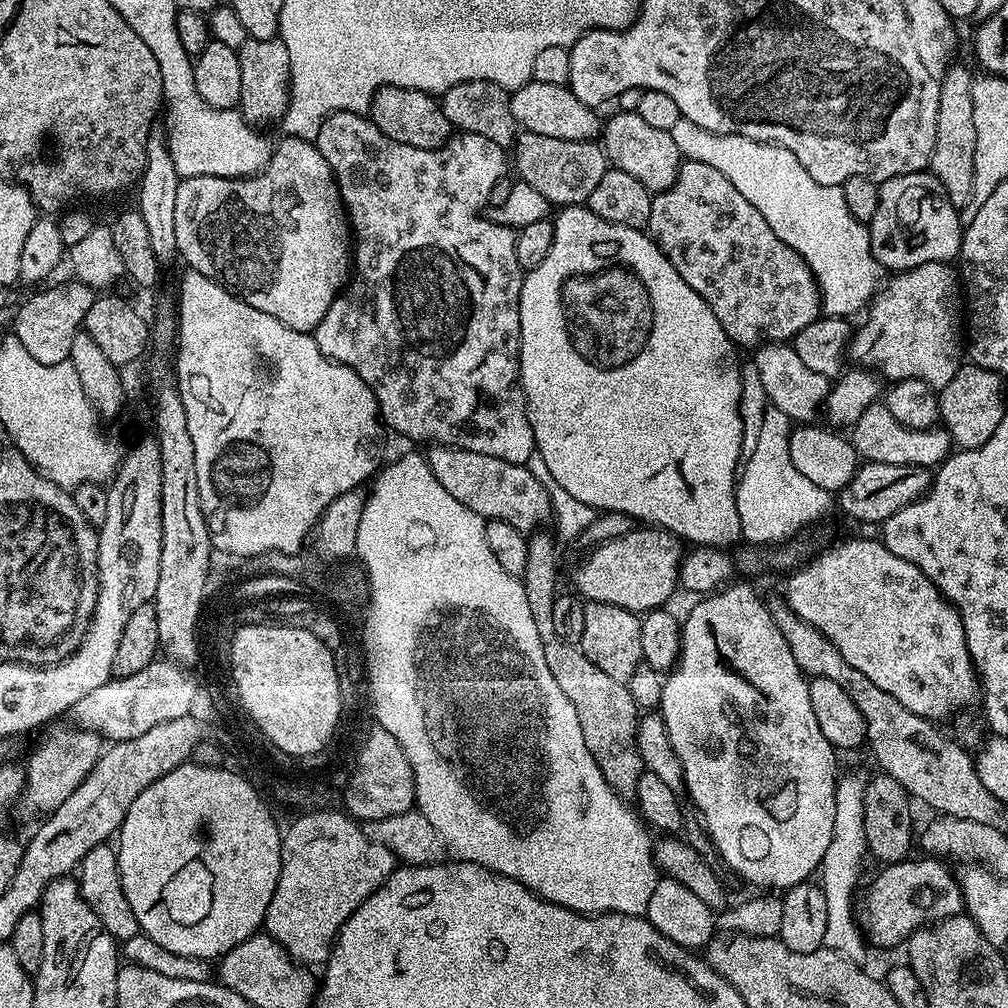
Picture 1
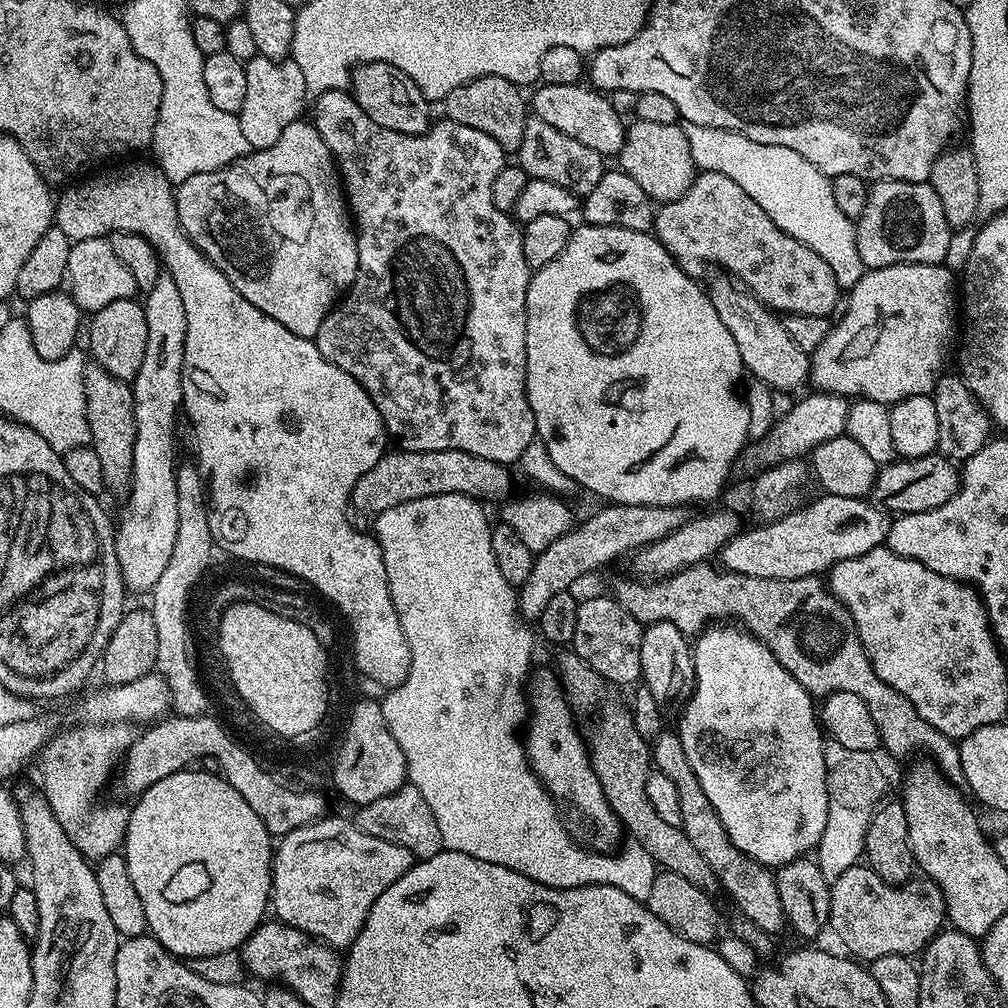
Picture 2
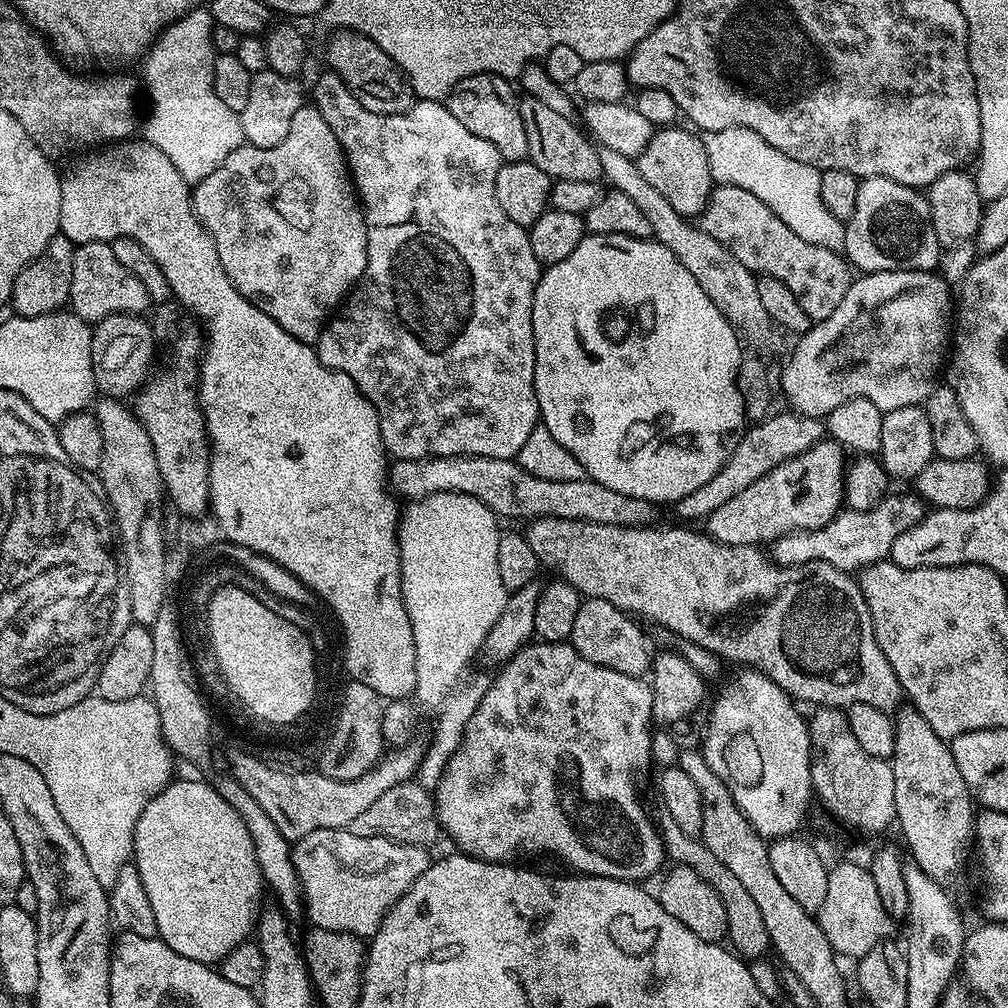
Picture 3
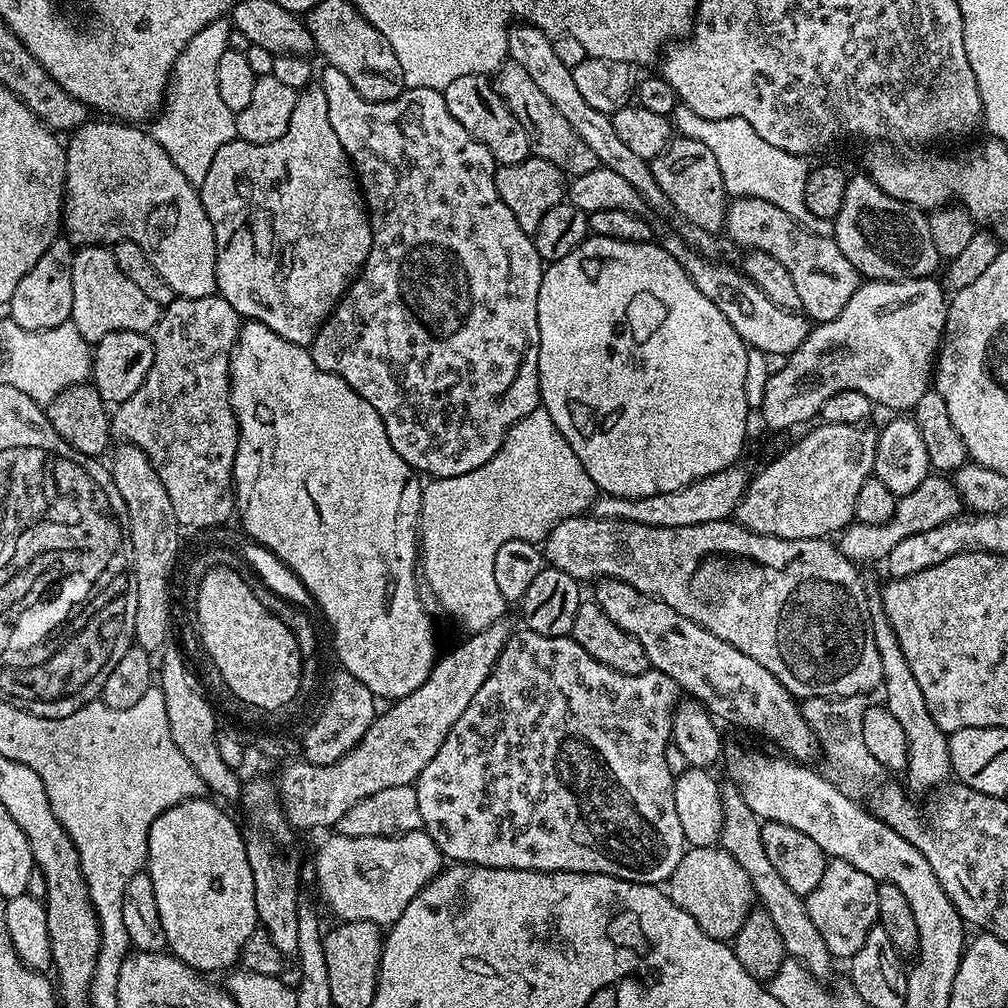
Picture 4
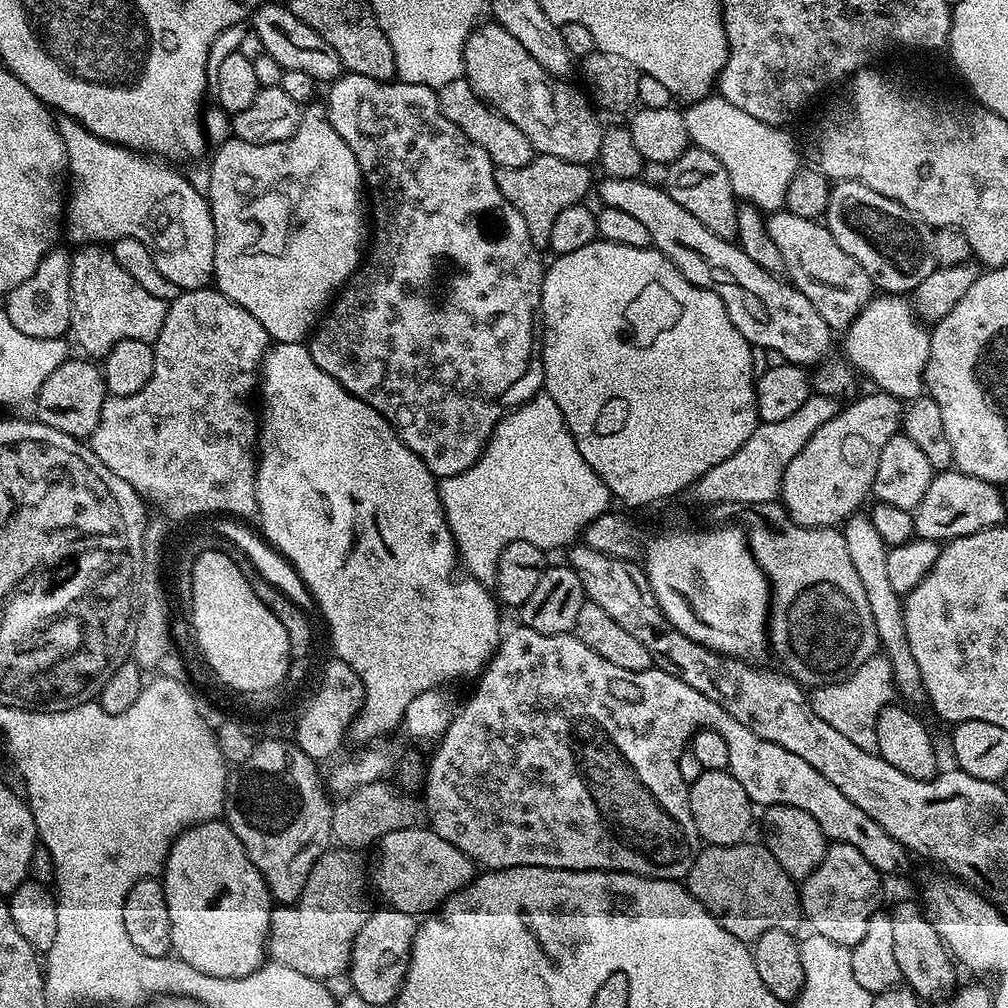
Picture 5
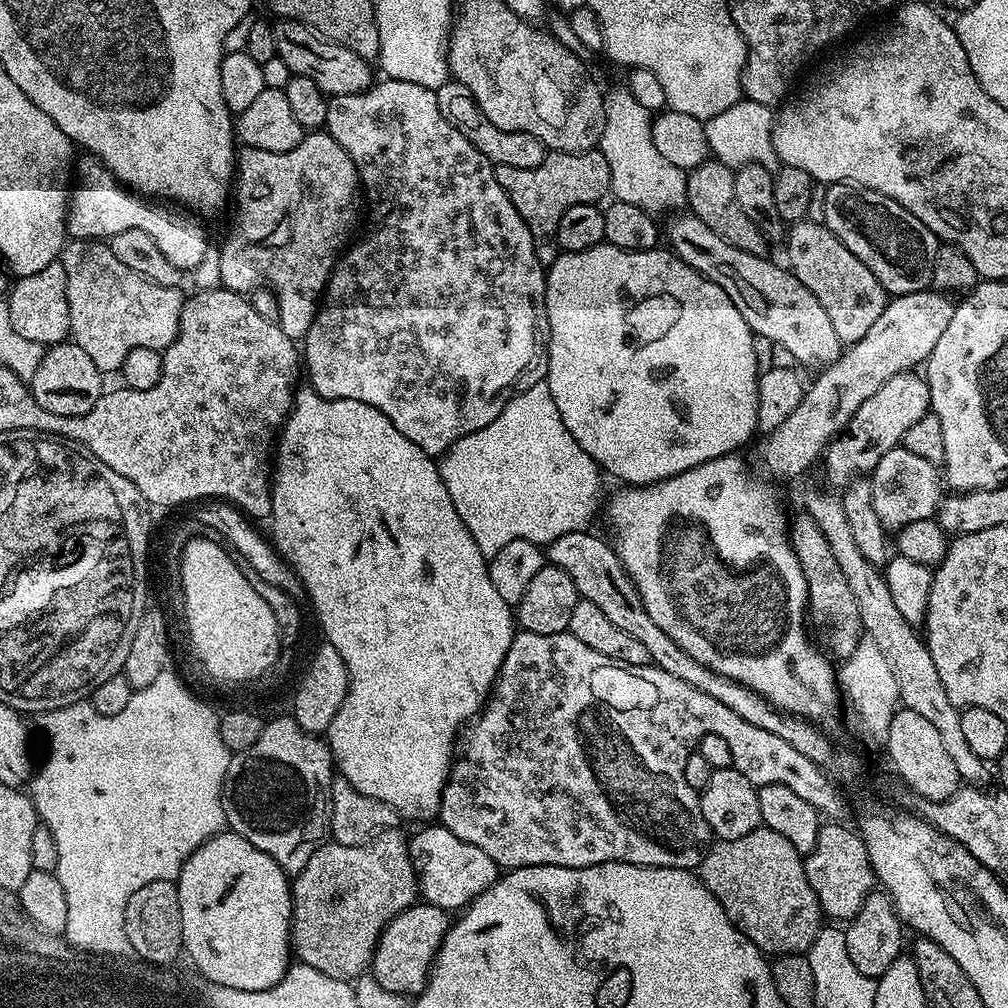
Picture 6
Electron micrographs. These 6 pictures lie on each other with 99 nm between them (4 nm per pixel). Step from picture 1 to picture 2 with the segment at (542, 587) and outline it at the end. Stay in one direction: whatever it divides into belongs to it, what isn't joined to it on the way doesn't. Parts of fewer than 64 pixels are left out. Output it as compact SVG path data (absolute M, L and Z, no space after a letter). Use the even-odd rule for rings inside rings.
M564 650L554 663L558 673L560 687L564 690L564 696L568 699L568 705L573 713L585 712L593 716L592 729L586 732L586 743L592 757L592 769L598 774L602 790L608 799L608 805L614 810L614 814L620 819L621 825L633 836L635 843L657 866L665 872L682 874L686 882L694 882L694 886L703 888L705 892L712 894L717 891L718 883L714 870L710 868L710 862L698 854L694 842L686 838L684 829L680 826L670 826L670 822L654 810L653 803L647 797L646 778L654 771L652 762L652 749L649 741L638 734L634 726L634 718L629 705L616 700L613 689L608 681L603 680L578 654L571 650Z

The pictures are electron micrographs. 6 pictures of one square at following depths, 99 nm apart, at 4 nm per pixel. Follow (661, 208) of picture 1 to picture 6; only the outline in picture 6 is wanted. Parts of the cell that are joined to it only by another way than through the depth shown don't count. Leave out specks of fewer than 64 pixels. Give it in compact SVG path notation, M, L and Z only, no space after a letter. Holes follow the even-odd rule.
M812 218L797 220L787 229L787 244L787 267L798 278L798 282L802 282L802 286L806 286L806 290L810 290L810 294L814 294L818 302L822 302L822 310L826 310L827 316L830 317L830 322L834 325L834 334L838 334L841 345L847 346L866 338L866 330L870 330L870 326L878 322L878 314L882 314L890 299L890 293L882 286L882 282L878 282L878 278L874 278L874 274L870 274L866 265L854 258L854 254L850 254L846 246L842 246L840 239L829 228L817 221L815 224Z

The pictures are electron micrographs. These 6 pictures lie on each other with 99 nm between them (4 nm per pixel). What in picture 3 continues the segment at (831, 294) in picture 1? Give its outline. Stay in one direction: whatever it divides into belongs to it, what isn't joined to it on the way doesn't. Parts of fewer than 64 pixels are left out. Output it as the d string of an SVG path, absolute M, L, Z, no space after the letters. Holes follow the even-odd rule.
M731 128L706 132L702 139L710 162L710 174L716 184L733 184L742 186L742 190L750 190L750 194L762 198L762 202L766 202L766 206L770 206L770 210L774 210L798 238L835 252L843 249L845 221L834 218L822 202L821 169L798 162L782 154L782 150L774 150L774 146L770 146L762 134L754 134L754 130Z

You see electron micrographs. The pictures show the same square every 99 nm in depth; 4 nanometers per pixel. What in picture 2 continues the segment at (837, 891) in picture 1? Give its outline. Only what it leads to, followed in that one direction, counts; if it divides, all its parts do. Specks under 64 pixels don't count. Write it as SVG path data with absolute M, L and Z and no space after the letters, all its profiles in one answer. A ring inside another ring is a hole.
M828 742L824 746L824 757L828 795L826 830L822 830L822 838L815 846L814 859L822 874L831 882L861 863L865 855L866 826L870 826L870 818L885 799L888 780L873 753L846 750L846 746Z

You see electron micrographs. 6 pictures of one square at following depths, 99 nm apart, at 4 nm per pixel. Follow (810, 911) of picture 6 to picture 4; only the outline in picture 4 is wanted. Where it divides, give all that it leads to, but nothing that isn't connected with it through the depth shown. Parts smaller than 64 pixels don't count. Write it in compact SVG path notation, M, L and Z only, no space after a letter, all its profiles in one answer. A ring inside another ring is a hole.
M719 846L688 848L682 862L678 862L674 874L670 874L666 881L666 891L674 906L686 910L686 914L690 914L710 938L725 942L736 937L742 922L746 922L754 907L750 874L746 874L732 855Z

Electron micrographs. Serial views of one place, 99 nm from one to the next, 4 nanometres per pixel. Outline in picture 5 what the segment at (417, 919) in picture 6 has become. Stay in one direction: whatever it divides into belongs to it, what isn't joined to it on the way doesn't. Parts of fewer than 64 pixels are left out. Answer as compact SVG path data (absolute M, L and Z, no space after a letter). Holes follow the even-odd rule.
M380 906L377 912L375 909L368 915L366 922L362 922L362 930L358 930L358 938L354 938L352 960L346 973L346 980L352 983L351 991L355 995L378 1006L391 1005L395 1001L408 973L408 955L412 952L417 927L416 916L387 906Z

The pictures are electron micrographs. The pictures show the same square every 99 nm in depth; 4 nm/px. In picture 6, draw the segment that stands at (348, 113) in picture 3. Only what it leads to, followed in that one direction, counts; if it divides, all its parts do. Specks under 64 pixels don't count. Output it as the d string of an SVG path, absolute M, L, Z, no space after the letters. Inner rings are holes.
M387 78L373 83L371 88L358 94L333 96L326 110L326 130L350 154L356 172L360 176L362 192L372 199L372 225L364 240L357 239L341 255L328 279L322 303L316 309L316 317L310 330L302 341L302 364L306 369L306 380L311 388L322 398L331 400L353 400L374 406L390 422L398 434L406 434L414 446L418 446L430 457L439 458L447 452L458 438L490 426L494 418L522 390L541 383L548 375L548 319L546 318L546 268L538 262L534 254L534 238L526 230L526 222L514 210L514 202L498 186L498 178L493 164L478 149L458 134L438 110L438 98L433 89L418 86L414 82L389 80Z

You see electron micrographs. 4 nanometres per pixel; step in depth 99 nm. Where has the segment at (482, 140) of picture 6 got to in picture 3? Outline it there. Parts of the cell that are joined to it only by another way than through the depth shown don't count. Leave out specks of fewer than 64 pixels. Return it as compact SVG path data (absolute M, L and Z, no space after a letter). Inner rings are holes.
M476 72L473 76L462 78L455 84L446 97L450 114L458 118L471 134L484 138L498 150L504 162L509 160L527 160L528 143L526 126L522 126L520 113L521 97L516 96L513 81L493 72Z

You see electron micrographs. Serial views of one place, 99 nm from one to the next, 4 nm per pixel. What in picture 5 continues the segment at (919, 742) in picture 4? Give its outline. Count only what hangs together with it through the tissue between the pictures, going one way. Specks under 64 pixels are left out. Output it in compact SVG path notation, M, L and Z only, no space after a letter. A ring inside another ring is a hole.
M868 514L849 516L842 525L842 531L850 553L850 562L854 562L854 571L862 582L862 590L866 590L866 602L870 602L870 614L874 614L880 648L882 655L888 659L888 671L894 674L896 692L908 700L923 701L925 695L922 670L918 670L918 662L914 662L914 653L911 652L910 641L906 638L902 596L894 590L894 586L890 586L886 566L889 545L885 544L882 534L878 534L878 529Z

